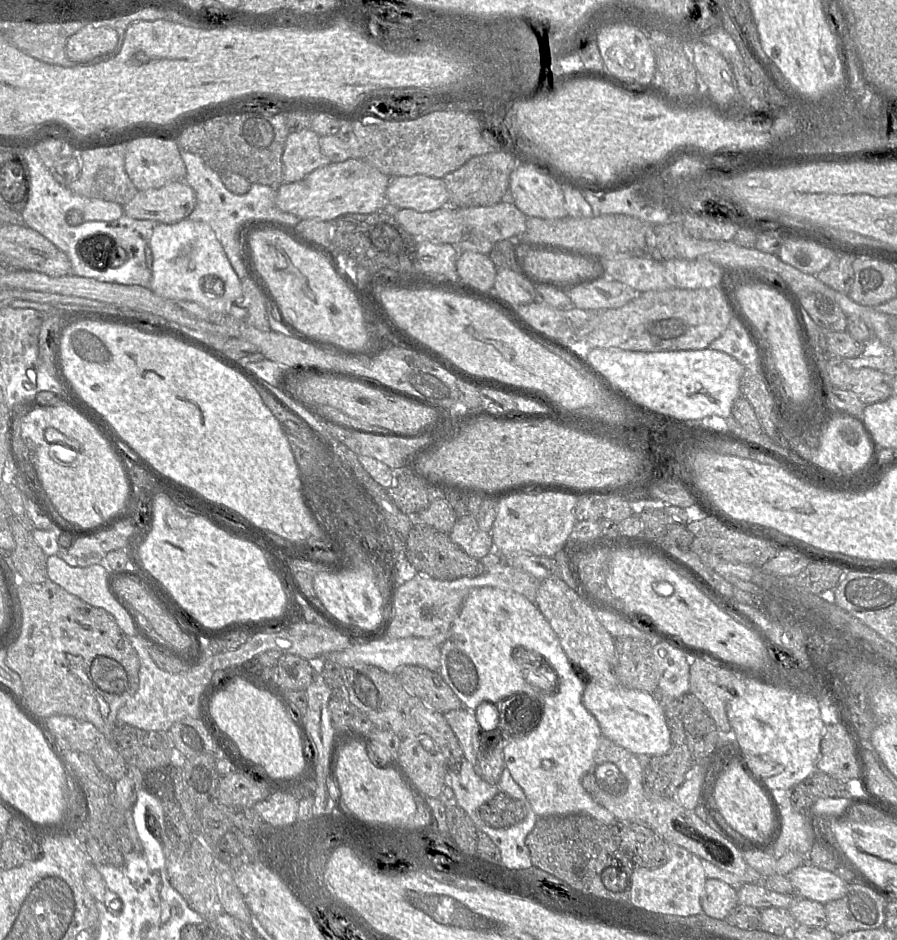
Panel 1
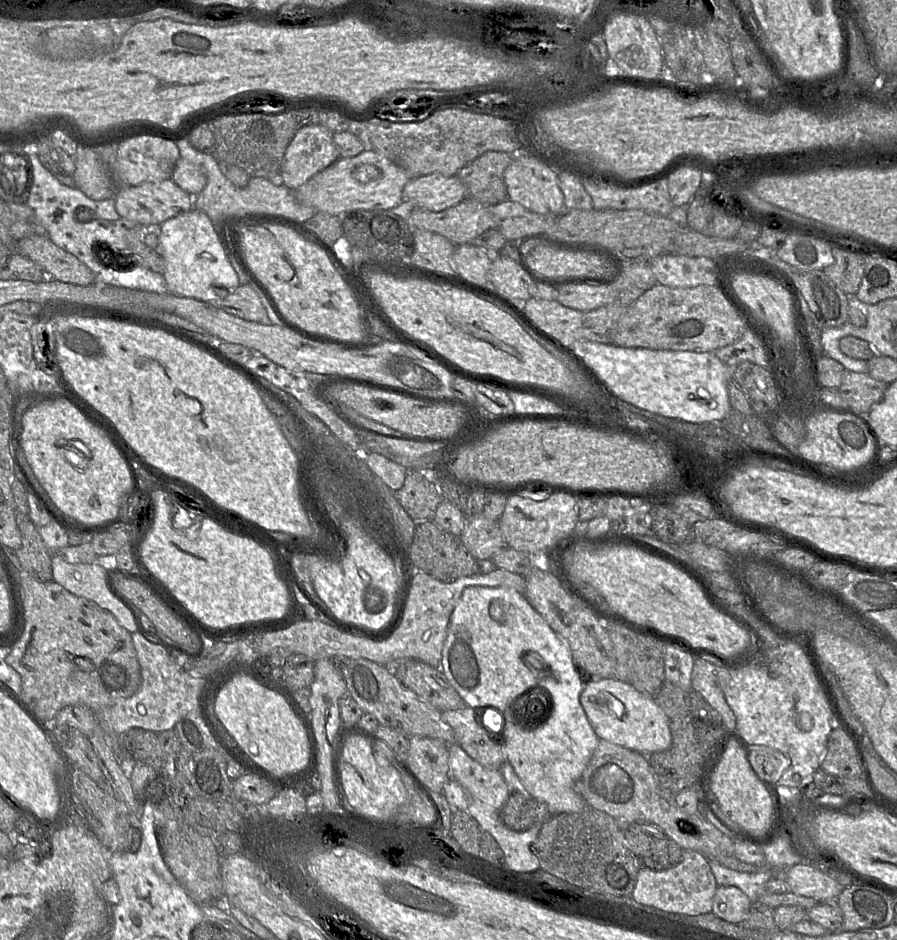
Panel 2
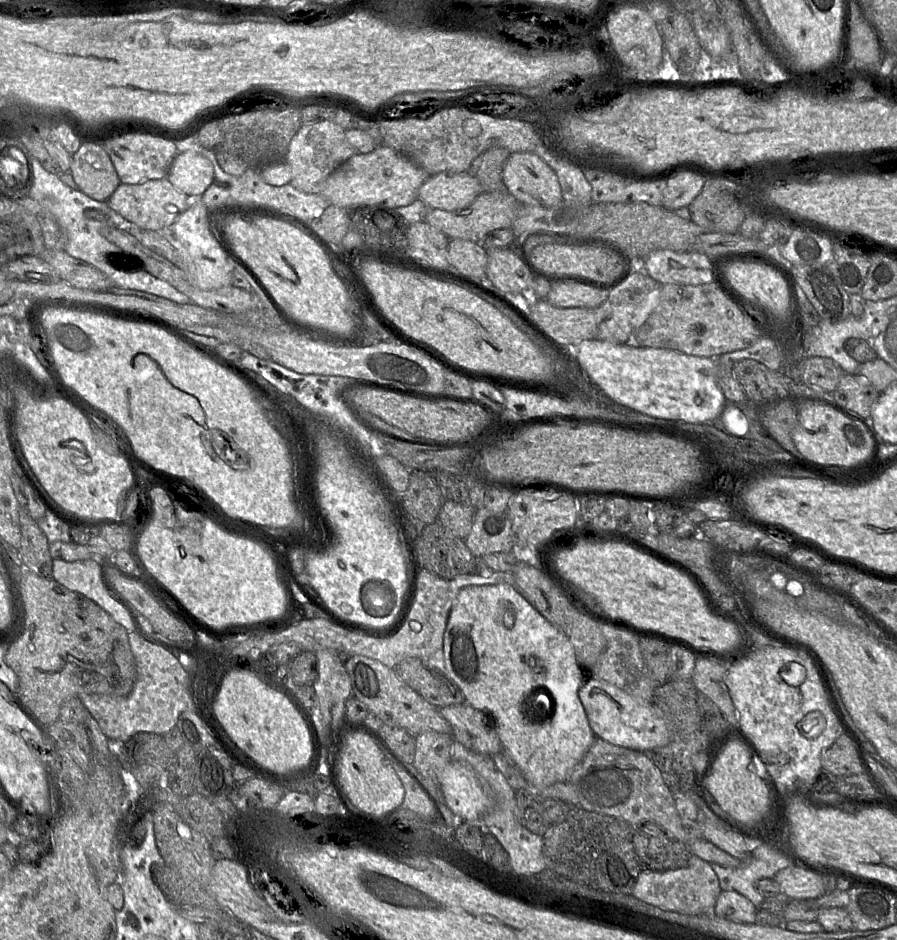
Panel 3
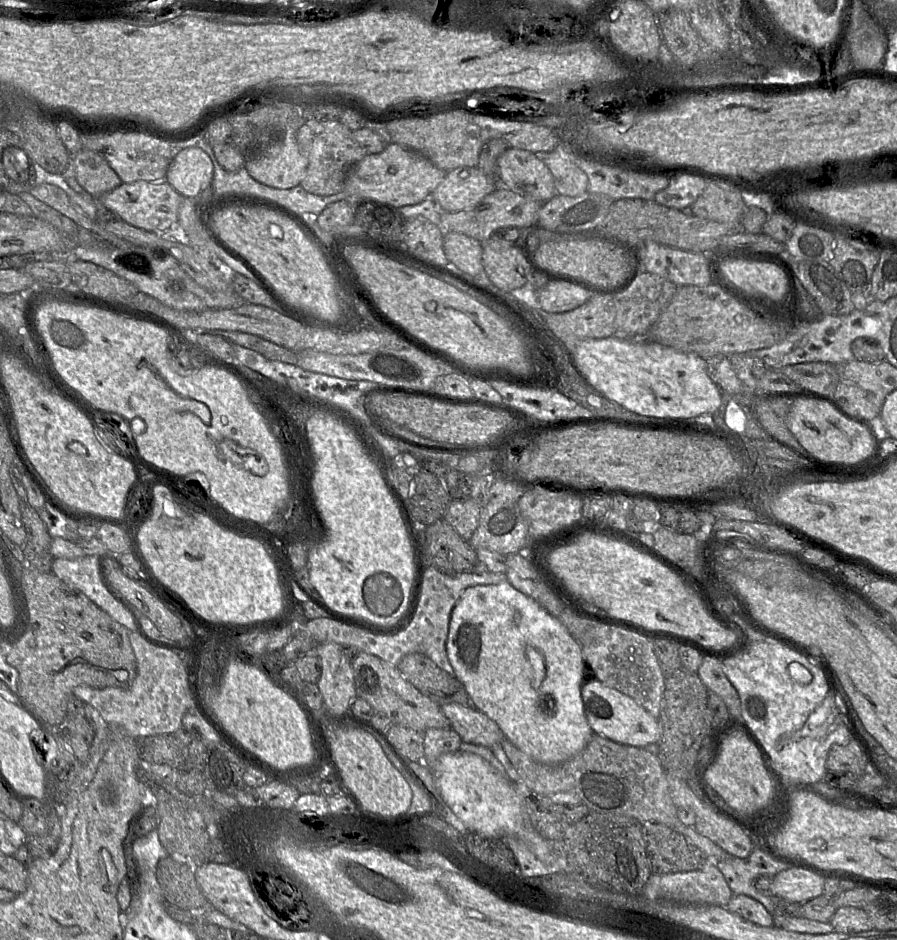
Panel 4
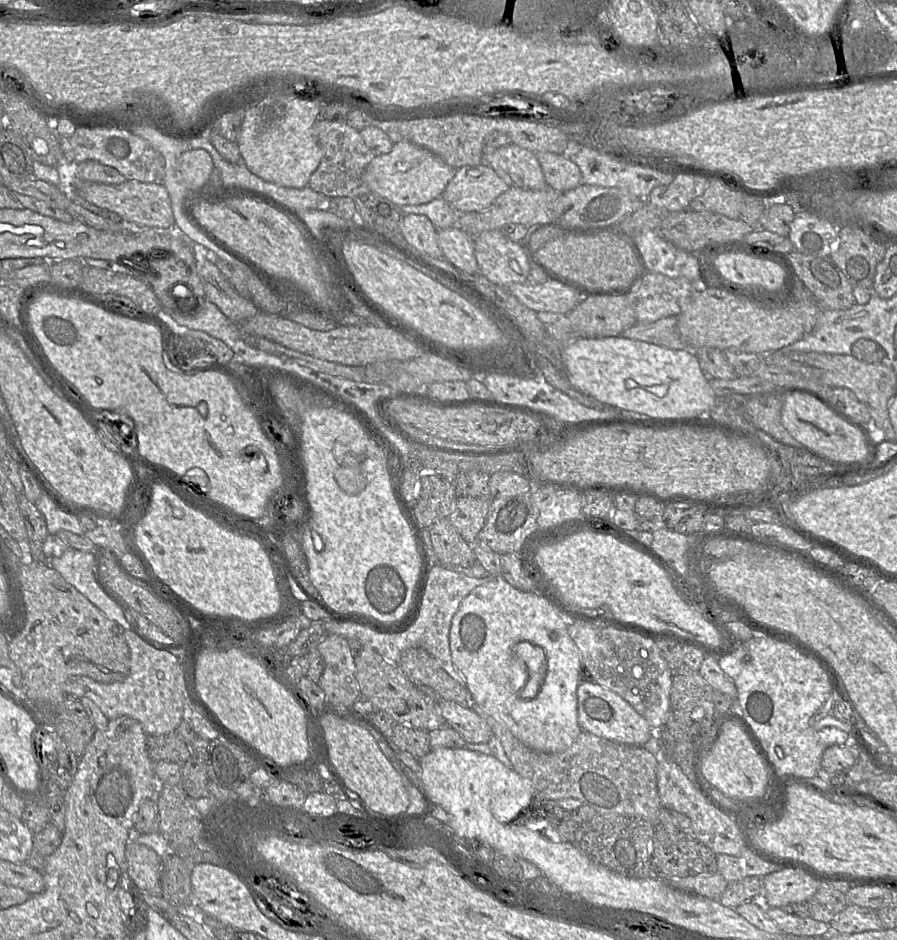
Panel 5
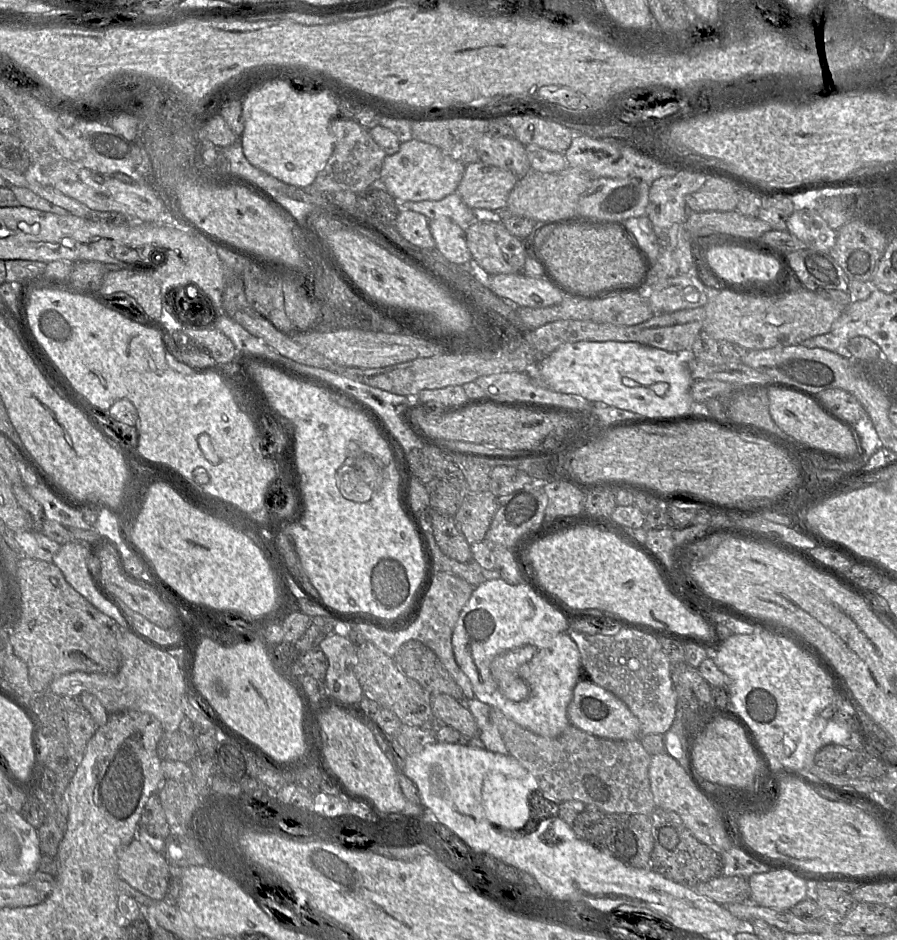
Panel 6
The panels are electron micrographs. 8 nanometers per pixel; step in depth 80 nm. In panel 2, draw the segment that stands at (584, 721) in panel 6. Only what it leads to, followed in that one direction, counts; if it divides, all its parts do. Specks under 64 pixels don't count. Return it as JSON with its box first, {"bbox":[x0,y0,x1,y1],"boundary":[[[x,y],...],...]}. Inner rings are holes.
{"bbox":[580,678,672,752],"boundary":[[[604,678],[584,683],[580,703],[599,739],[636,752],[659,752],[672,744],[668,719],[653,698],[638,691],[629,682]]]}

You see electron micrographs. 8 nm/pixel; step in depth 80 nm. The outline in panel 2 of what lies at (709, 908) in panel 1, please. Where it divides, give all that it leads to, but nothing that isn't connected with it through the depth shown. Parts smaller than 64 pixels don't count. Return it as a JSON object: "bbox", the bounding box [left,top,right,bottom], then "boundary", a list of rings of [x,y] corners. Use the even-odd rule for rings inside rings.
{"bbox":[712,886,752,923],"boundary":[[[718,886],[713,897],[712,913],[730,923],[742,923],[752,907],[748,896],[735,886]]]}

